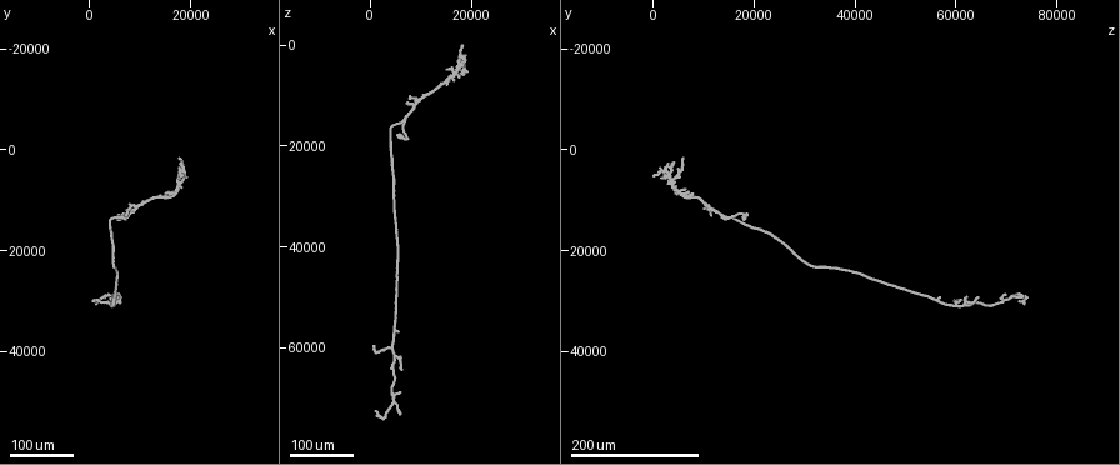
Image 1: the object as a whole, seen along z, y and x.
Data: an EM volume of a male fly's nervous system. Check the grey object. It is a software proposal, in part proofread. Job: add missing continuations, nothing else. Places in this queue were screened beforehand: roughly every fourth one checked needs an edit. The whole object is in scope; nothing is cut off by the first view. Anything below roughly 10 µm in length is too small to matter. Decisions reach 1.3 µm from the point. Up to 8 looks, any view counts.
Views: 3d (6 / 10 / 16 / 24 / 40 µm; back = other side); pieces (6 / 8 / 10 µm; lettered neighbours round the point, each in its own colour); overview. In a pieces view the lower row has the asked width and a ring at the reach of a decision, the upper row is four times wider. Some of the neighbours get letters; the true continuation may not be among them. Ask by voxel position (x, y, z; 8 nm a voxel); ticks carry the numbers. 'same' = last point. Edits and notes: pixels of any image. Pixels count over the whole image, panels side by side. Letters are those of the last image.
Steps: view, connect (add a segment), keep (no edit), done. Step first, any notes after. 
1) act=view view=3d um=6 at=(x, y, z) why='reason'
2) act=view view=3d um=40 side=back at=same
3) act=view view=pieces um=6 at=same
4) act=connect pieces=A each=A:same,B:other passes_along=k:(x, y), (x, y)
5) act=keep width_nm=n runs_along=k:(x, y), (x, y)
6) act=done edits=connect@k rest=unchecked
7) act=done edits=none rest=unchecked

act=view view=3d um=24 at=(10000, 10500, 10000) why='free end'

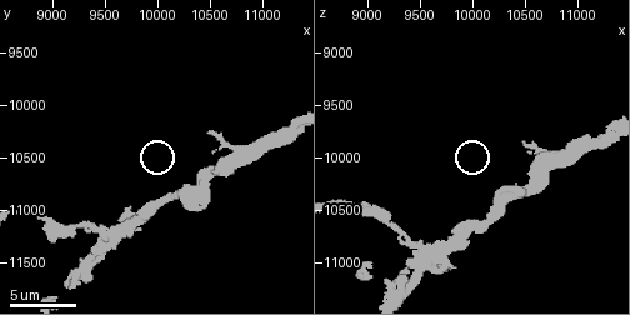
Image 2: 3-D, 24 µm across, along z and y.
act=view view=pieces um=10 at=(10500, 10280, 9860) why='see the neighbours'

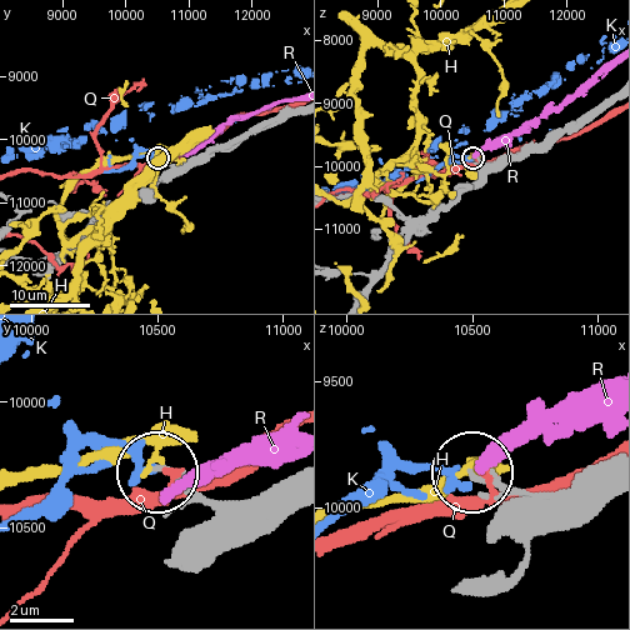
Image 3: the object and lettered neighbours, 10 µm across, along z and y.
act=keep each=H:other,K:other,Q:other,R:other found='no lettered segment goes on from it'

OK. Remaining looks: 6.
act=view view=3d um=40 at=(15500, 9000, 4500)

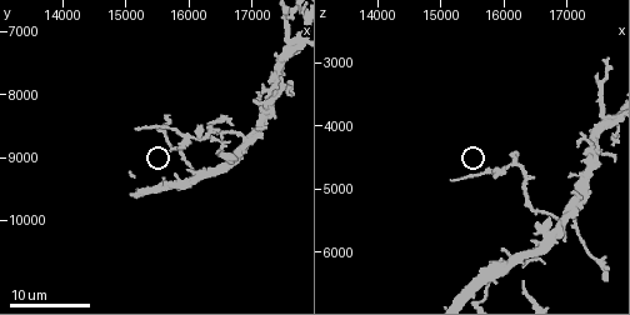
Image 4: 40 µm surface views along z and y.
act=view view=pieces um=10 at=(15150, 8500, 4850)

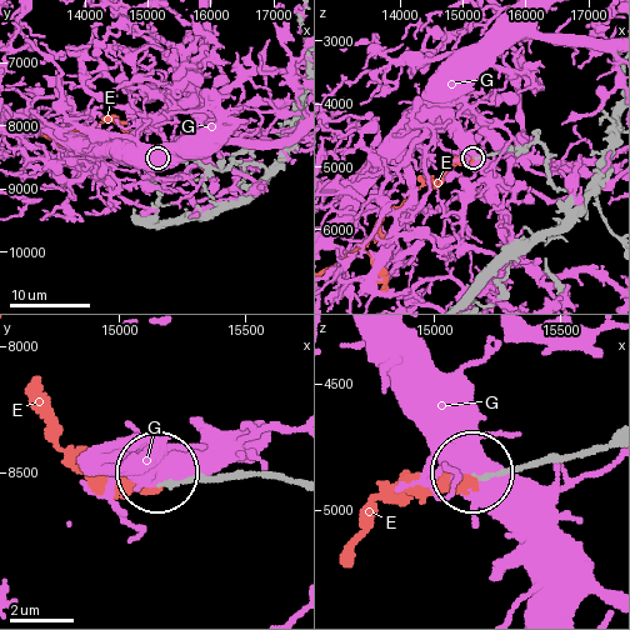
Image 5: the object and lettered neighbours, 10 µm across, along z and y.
act=connect pieces=E each=E:same,G:other found='the cell continues'

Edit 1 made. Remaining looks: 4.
act=view view=overview

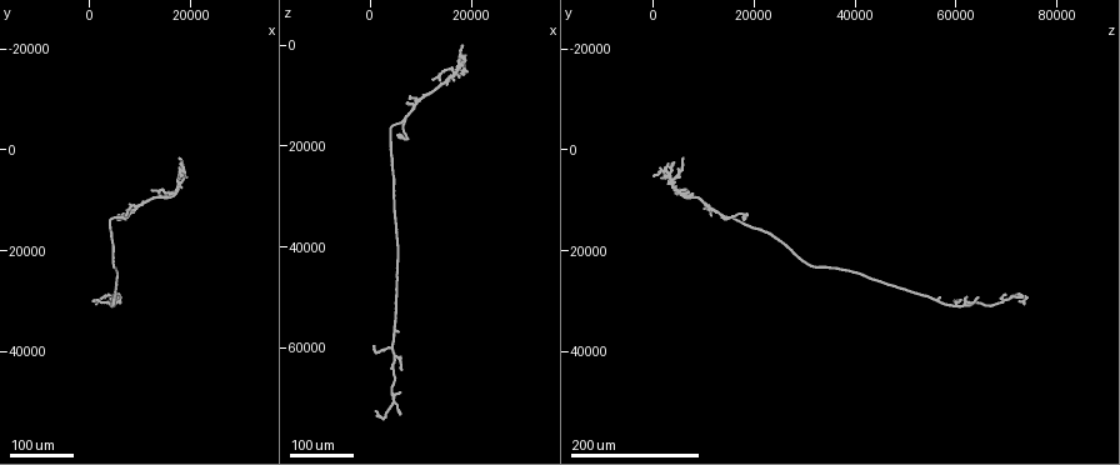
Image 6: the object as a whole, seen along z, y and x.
act=view view=3d um=24 at=(18000, 8000, 4000)

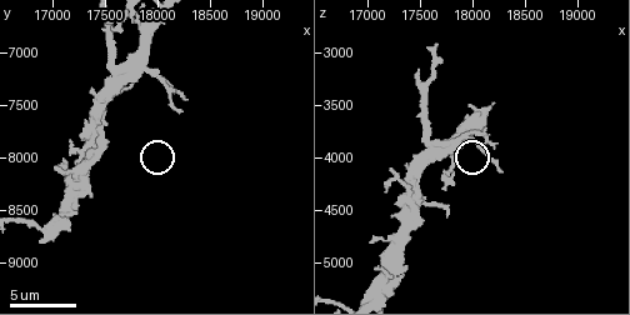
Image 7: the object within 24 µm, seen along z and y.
act=view view=3d um=6 at=(18200, 7580, 3900)

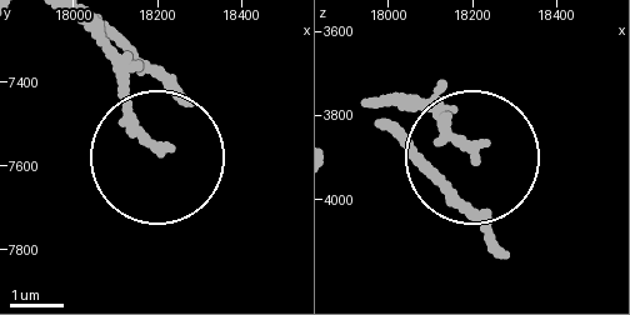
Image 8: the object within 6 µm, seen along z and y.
act=view view=pieces um=8 at=(18195, 7555, 3895)

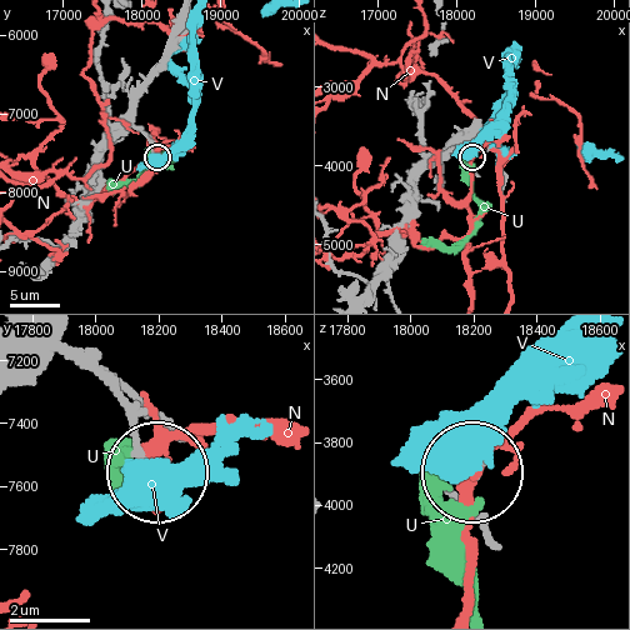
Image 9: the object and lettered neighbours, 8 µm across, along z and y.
act=keep each=N:other,U:other,V:other found='no lettered segment goes on from it'

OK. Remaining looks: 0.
act=done edits=connect@5 rest=unchecked

